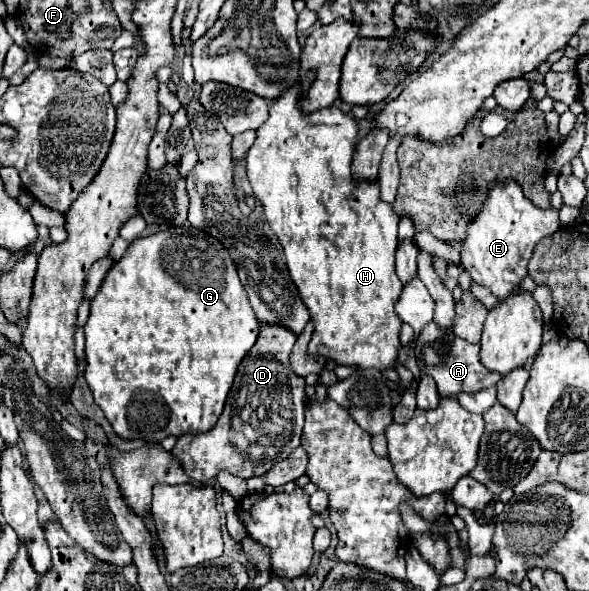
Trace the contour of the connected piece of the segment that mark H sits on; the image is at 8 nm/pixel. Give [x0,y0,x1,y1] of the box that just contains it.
[246,70,402,368]

